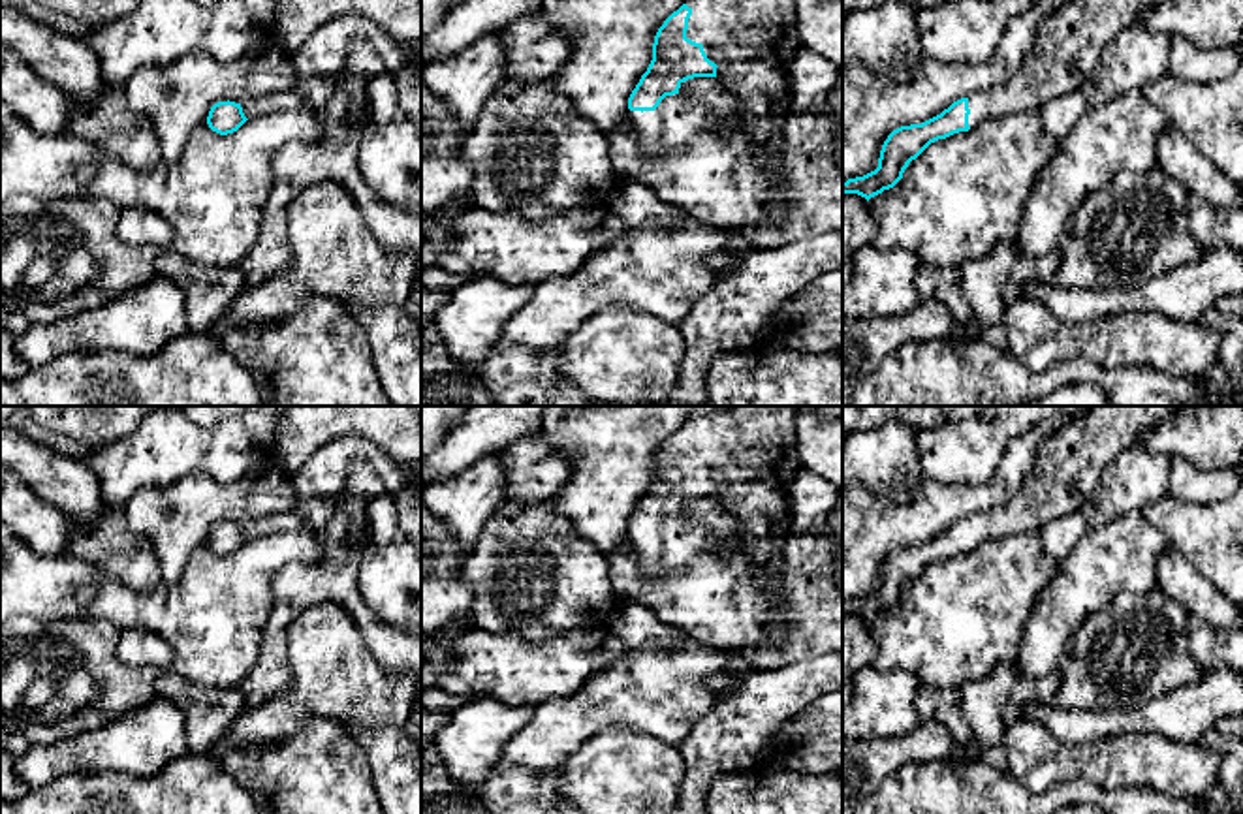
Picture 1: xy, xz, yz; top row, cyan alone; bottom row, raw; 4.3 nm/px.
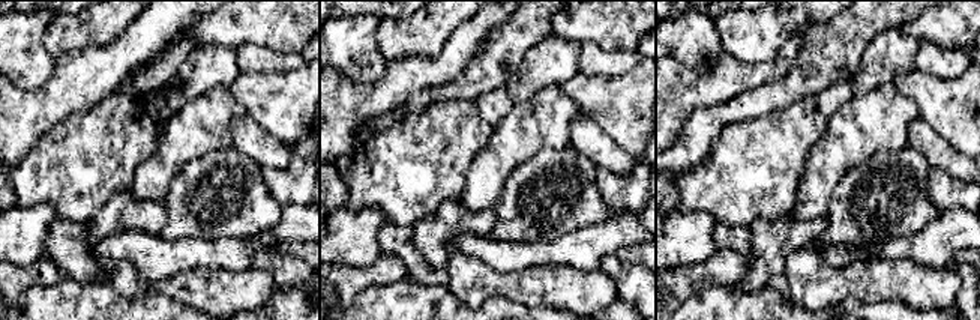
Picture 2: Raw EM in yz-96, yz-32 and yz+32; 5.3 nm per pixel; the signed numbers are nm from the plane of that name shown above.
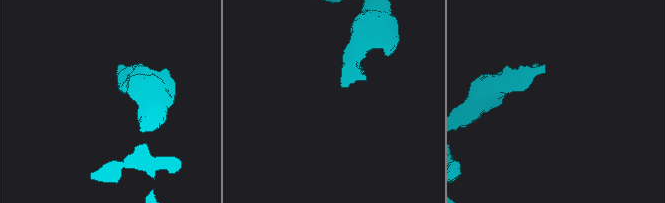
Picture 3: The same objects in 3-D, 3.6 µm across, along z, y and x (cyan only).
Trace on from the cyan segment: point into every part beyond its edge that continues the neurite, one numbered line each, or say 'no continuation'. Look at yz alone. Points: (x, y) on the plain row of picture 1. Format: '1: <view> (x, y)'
1: yz (1069, 465)

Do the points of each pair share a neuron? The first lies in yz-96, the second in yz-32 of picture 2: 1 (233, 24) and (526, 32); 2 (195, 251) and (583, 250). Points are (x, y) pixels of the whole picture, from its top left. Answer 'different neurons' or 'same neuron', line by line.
1: different neurons
2: same neuron

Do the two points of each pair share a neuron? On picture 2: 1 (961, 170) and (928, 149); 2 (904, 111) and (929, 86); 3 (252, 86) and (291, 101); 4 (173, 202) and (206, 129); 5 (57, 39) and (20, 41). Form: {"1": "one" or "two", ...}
{"1": "one", "2": "two", "3": "one", "4": "two", "5": "two"}

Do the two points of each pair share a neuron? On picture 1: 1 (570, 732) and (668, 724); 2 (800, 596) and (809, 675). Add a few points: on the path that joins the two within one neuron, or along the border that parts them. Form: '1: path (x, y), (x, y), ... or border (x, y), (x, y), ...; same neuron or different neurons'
1: path (595, 713), (644, 713); same neuron
2: border (822, 653), (764, 668); different neurons

